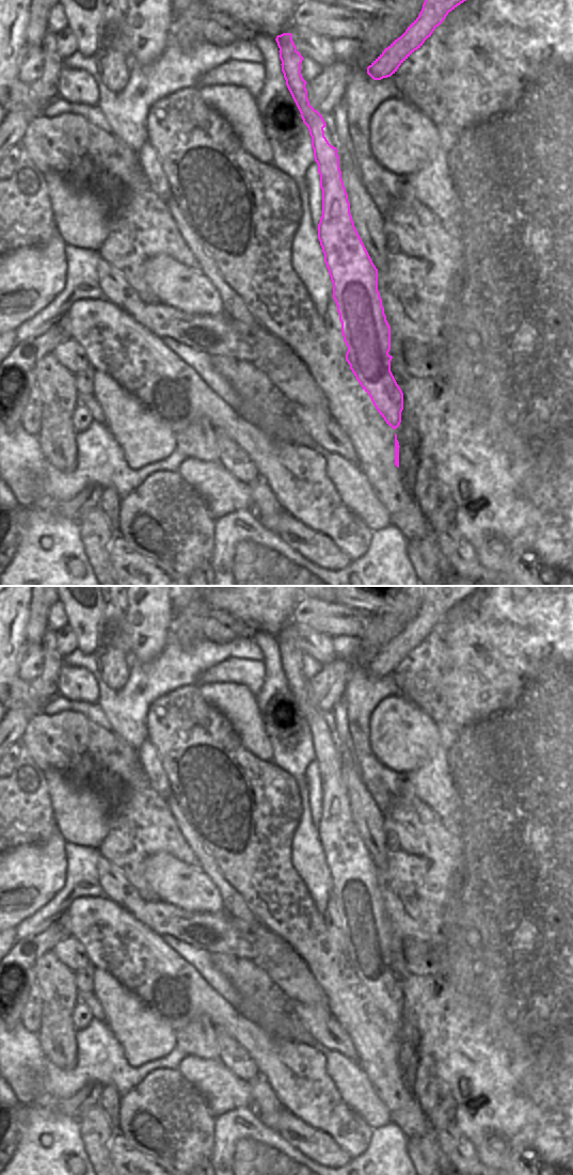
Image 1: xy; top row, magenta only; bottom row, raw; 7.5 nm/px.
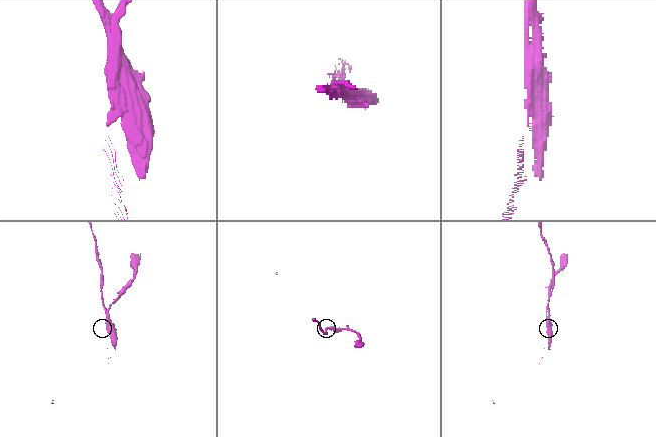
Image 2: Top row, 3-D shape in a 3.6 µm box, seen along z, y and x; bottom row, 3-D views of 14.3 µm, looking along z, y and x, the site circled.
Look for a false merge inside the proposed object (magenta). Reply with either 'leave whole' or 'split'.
split

